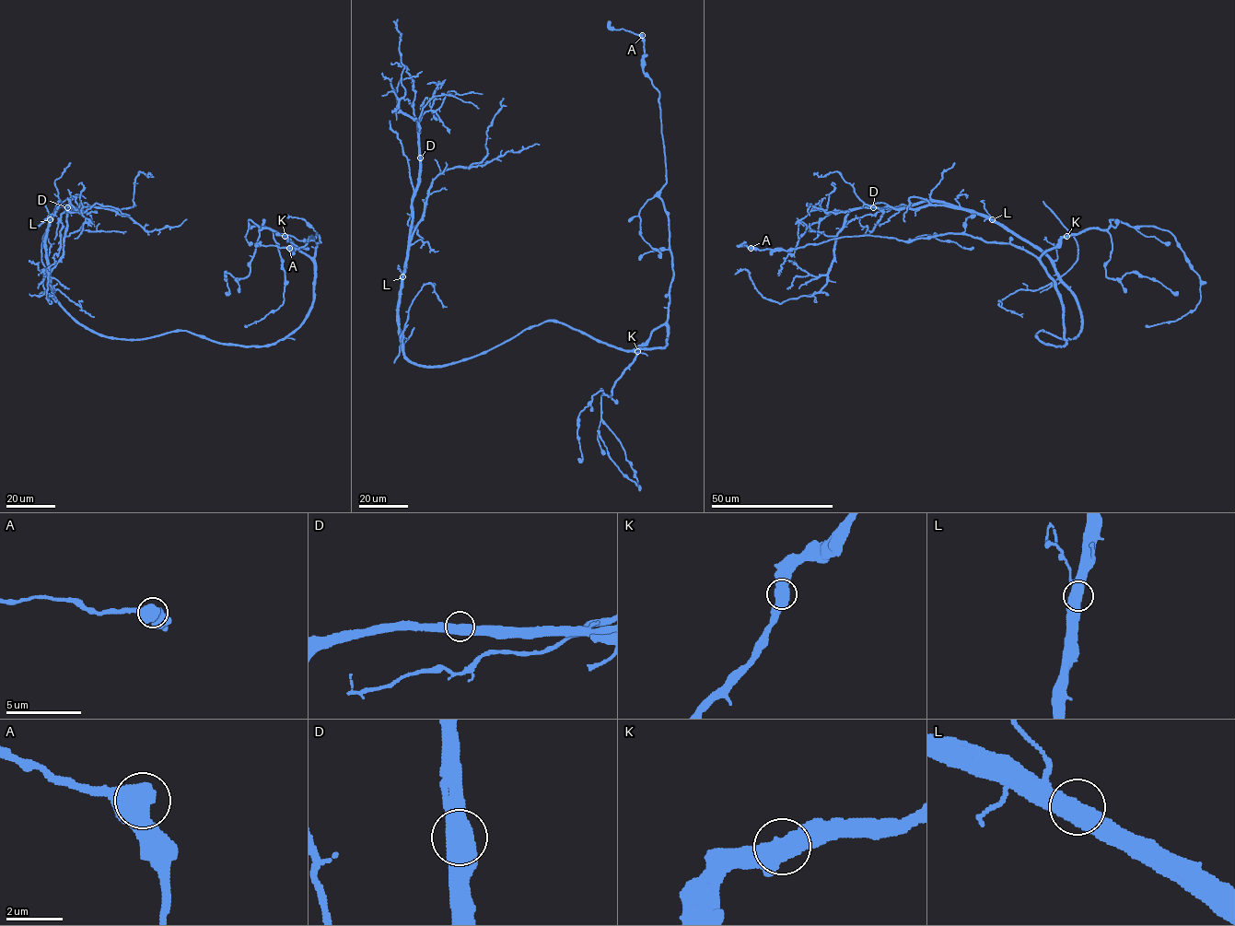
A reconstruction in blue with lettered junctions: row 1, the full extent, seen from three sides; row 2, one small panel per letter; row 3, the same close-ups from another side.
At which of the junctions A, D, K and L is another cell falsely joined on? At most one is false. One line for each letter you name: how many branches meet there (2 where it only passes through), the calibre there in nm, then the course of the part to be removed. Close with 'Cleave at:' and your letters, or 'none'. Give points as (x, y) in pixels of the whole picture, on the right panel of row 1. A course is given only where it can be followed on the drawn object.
Cleave at: none

